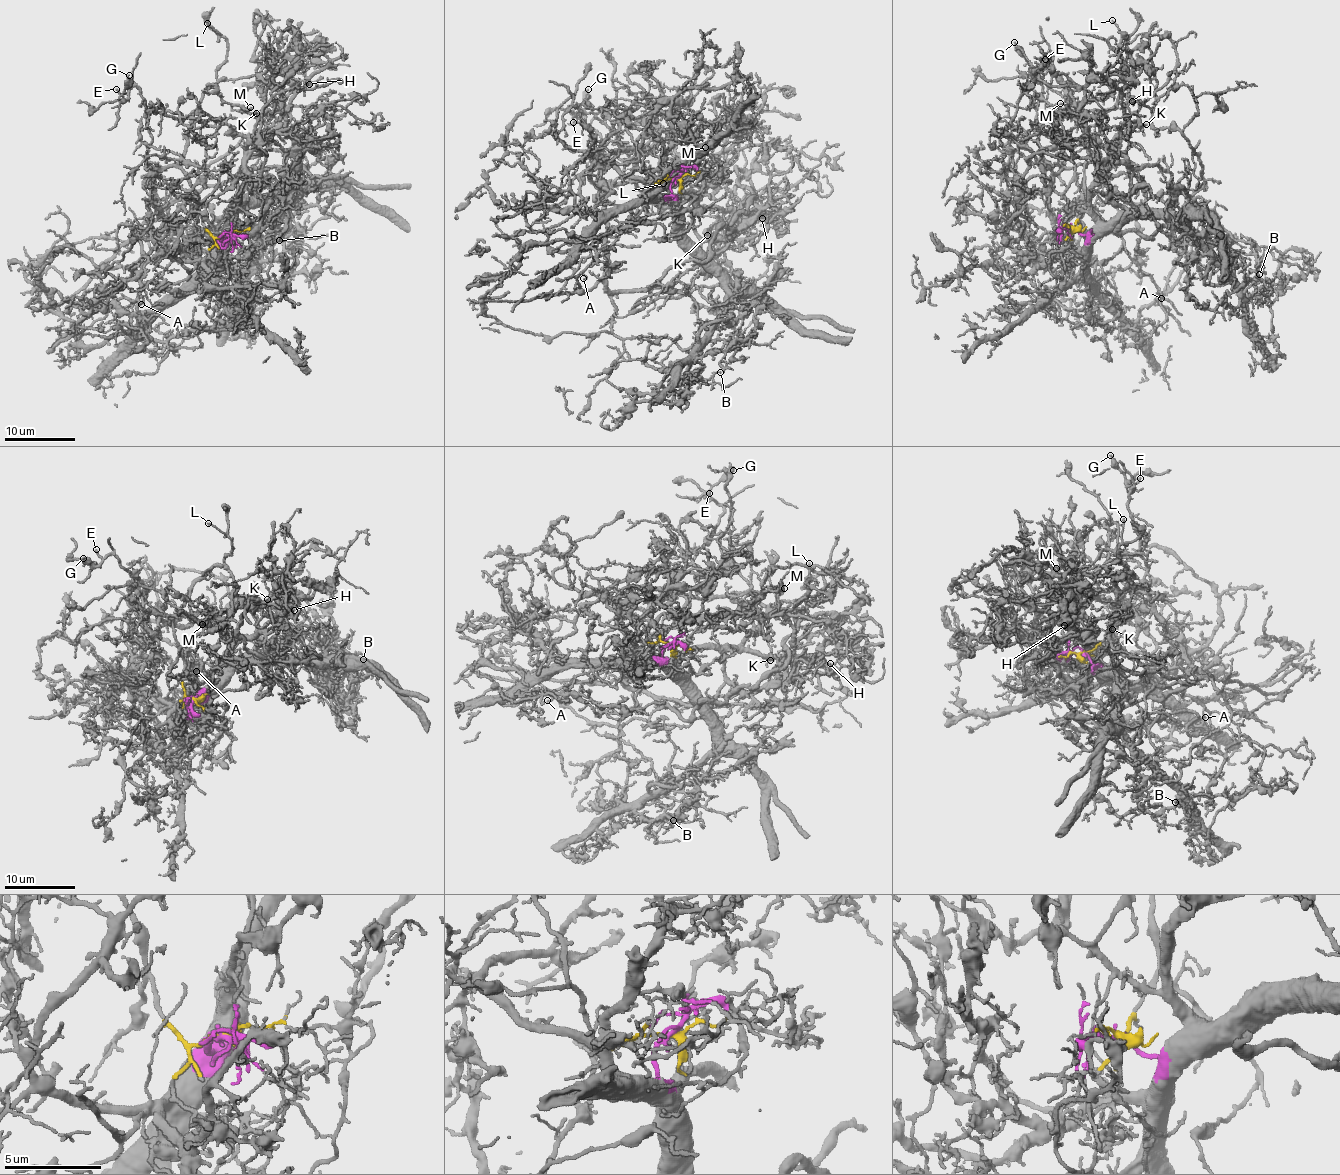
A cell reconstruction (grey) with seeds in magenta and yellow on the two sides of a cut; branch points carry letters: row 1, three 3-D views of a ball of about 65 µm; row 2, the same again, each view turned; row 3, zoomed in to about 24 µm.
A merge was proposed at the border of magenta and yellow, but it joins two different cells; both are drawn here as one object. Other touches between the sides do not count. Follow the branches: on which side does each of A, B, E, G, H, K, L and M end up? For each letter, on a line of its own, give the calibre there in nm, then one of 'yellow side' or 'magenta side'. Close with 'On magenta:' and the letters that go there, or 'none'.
A: calibre 110 nm; yellow side
B: calibre 100 nm; magenta side
E: calibre 130 nm; yellow side
G: calibre 150 nm; yellow side
H: calibre 130 nm; magenta side
K: calibre 190 nm; magenta side
L: calibre 100 nm; yellow side
M: calibre 110 nm; magenta side
On magenta: B, H, K, M

